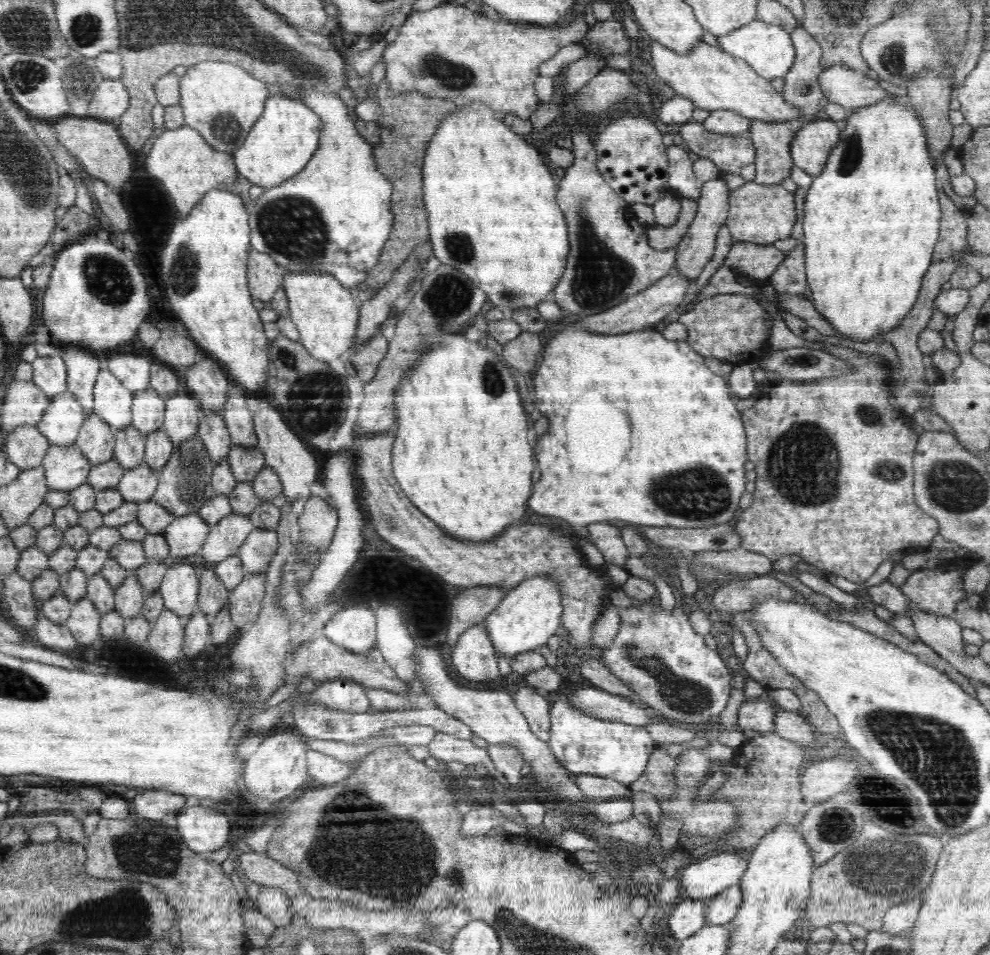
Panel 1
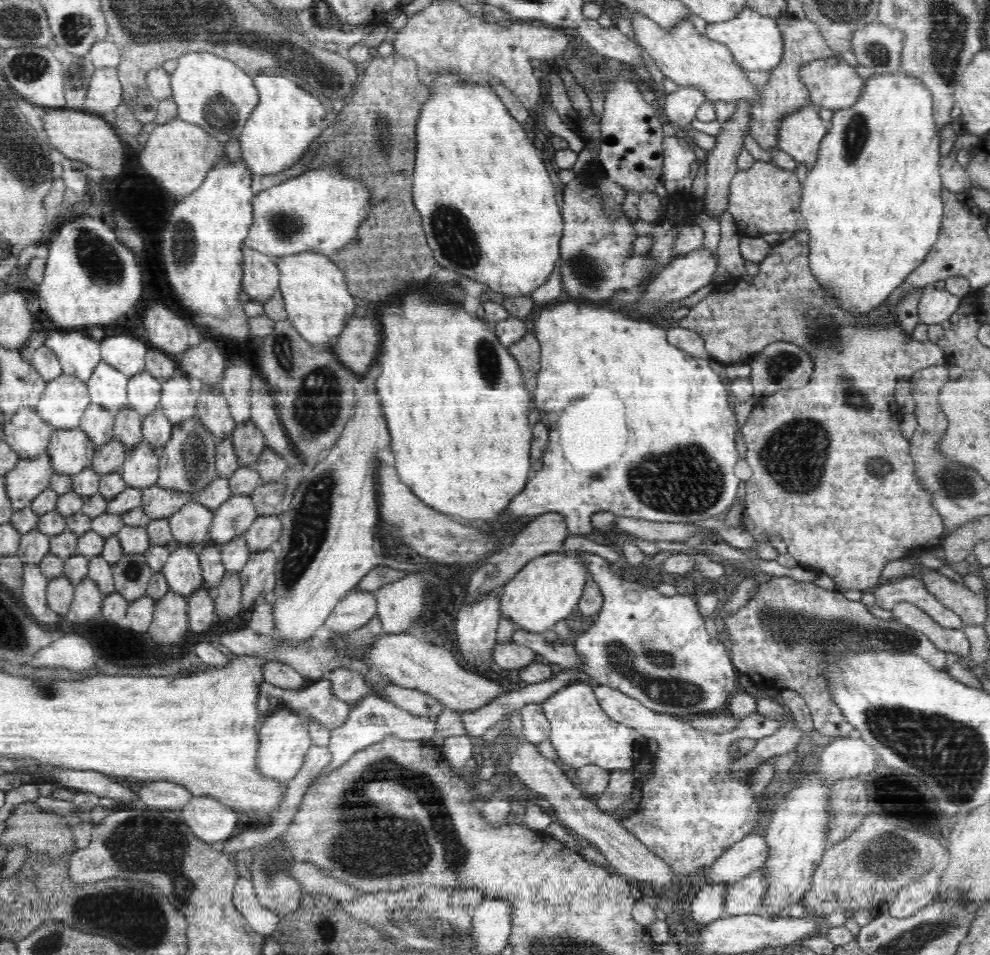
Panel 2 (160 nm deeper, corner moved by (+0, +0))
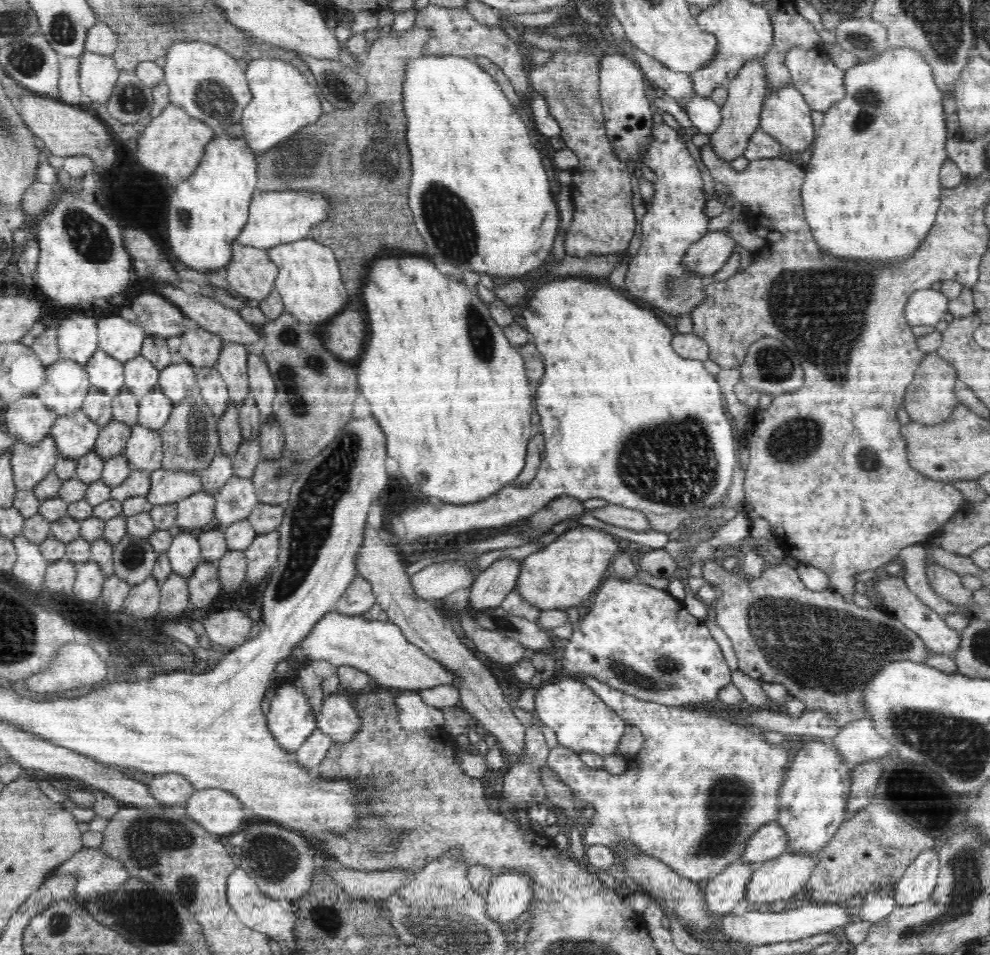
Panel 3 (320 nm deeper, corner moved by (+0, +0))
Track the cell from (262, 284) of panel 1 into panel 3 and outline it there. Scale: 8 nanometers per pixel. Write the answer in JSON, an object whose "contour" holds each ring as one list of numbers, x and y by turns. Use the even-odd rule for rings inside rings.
{"contour":[[234,242,232,262,225,276,231,293,252,303,264,300,275,288,278,273,268,250]]}

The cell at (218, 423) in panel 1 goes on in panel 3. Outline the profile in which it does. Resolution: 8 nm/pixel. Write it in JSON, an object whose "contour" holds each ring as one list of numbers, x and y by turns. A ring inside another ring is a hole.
{"contour":[[216,366,202,367,196,370,196,380,204,404,210,407,216,418,219,418,231,402,228,387,222,375]]}

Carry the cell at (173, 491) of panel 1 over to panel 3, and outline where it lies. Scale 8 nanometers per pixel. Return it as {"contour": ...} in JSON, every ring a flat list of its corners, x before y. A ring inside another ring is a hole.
{"contour":[[200,393,190,395,173,406,168,420,159,430,164,453,161,468,200,474,201,470,211,463,216,453,220,452,217,419,210,407,204,404,204,399,202,399]]}

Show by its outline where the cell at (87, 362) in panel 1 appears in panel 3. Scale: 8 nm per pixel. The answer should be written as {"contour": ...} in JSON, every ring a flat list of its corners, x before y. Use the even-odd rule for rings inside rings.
{"contour":[[74,314,63,320,56,329,59,355,84,367,99,347,97,316]]}

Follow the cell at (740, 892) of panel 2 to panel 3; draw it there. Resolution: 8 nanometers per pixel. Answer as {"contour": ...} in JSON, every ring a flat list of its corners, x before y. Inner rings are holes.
{"contour":[[789,852,763,861,750,876,744,894,744,907,748,903,769,906,775,900,800,899,806,880,810,878,816,864,818,859]]}

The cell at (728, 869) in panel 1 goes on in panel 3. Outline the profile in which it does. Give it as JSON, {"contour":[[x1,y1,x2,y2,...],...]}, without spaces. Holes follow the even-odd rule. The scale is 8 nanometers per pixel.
{"contour":[[771,822,761,826,748,840,746,850,742,854,742,861,760,865,787,852,787,840,778,822]]}

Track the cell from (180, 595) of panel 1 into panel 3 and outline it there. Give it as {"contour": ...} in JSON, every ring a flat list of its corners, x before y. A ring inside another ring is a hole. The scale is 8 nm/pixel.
{"contour":[[181,530,177,536,174,536,167,556,172,571,186,578,203,562,198,538,190,531]]}

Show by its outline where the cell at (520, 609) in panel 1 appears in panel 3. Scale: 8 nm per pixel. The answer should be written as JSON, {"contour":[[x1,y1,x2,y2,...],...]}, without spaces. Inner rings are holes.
{"contour":[[581,525,581,527,567,529,556,540,547,539,544,546,536,549,535,553,523,560,522,569,520,569,518,580,515,582,516,588,526,602,540,611,566,611,570,608,576,608,582,605,586,598,591,598,596,593,602,583,602,576,608,570,610,560,614,556,618,556,618,550,622,549,623,544,612,534,598,530,598,528]]}

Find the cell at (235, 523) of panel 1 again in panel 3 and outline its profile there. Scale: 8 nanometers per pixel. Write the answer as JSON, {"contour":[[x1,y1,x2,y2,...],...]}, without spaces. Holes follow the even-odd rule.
{"contour":[[232,475,214,497,215,517,223,529,230,524,238,523,238,520,246,520,259,501,253,479,236,475]]}

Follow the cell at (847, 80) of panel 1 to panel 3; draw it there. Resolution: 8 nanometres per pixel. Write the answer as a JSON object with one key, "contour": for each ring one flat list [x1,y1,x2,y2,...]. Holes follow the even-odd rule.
{"contour":[[817,46,809,51,802,51,801,48,793,49,785,60,790,77,792,77,792,86,800,91,811,110,825,113,828,108,840,103,845,98,846,72,835,66,822,47]]}

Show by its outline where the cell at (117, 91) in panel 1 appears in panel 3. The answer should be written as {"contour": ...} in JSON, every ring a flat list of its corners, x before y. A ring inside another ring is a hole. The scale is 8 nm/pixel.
{"contour":[[87,51,80,58,80,89,85,100,94,103,108,102,120,76,113,58,104,58]]}

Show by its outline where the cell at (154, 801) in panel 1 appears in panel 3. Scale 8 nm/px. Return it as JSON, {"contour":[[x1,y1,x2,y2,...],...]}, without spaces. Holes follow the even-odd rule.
{"contour":[[172,774,153,775,148,788,152,797,164,806,184,806,195,791,194,785,188,779,182,780,182,776,172,776]]}

